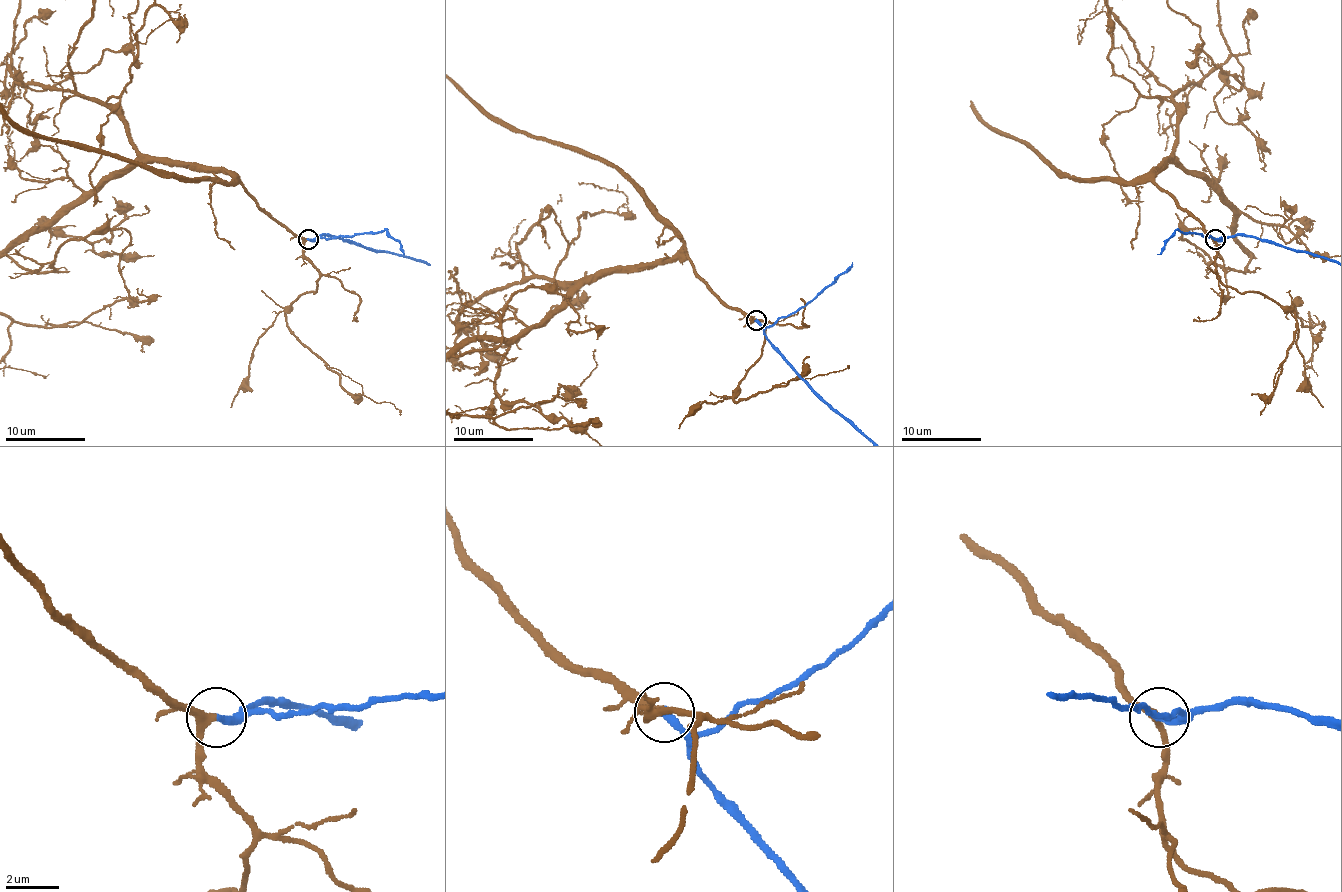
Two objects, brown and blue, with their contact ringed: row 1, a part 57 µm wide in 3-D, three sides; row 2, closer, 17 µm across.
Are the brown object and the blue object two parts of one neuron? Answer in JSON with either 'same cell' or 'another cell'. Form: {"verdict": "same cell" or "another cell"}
{"verdict": "same cell"}

